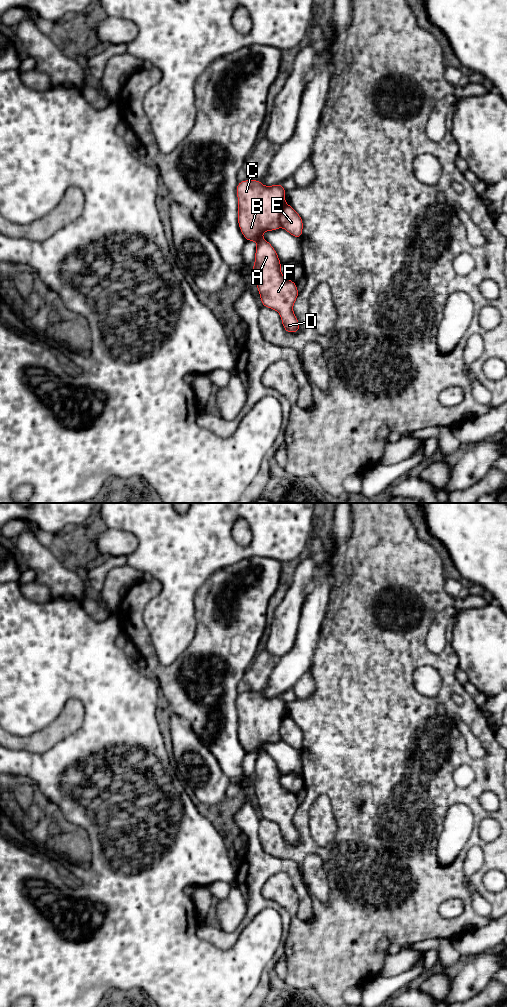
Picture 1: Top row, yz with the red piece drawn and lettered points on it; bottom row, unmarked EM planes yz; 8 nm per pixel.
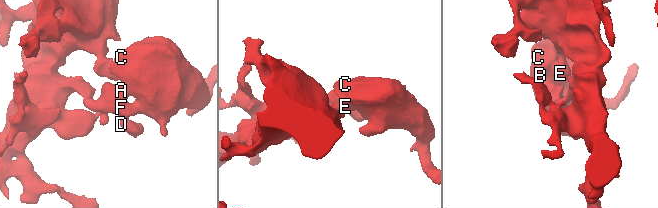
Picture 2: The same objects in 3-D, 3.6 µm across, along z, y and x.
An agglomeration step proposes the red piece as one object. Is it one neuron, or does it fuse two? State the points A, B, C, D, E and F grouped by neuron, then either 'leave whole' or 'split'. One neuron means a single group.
A B C D E F | leave whole

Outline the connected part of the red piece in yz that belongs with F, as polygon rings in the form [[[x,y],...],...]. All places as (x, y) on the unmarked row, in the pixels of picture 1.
[[[243,692],[236,699],[238,709],[238,738],[246,753],[256,753],[255,775],[252,779],[253,791],[257,797],[262,818],[279,824],[283,840],[288,845],[300,842],[299,832],[293,825],[293,817],[299,807],[296,794],[281,786],[282,775],[276,762],[265,751],[262,745],[275,743],[281,738],[293,749],[301,751],[303,732],[297,723],[285,715],[286,702],[282,696],[263,698],[260,692]]]

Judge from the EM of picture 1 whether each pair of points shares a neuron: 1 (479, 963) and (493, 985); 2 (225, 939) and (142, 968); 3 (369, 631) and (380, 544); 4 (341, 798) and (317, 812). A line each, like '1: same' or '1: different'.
1: different
2: different
3: same
4: different

